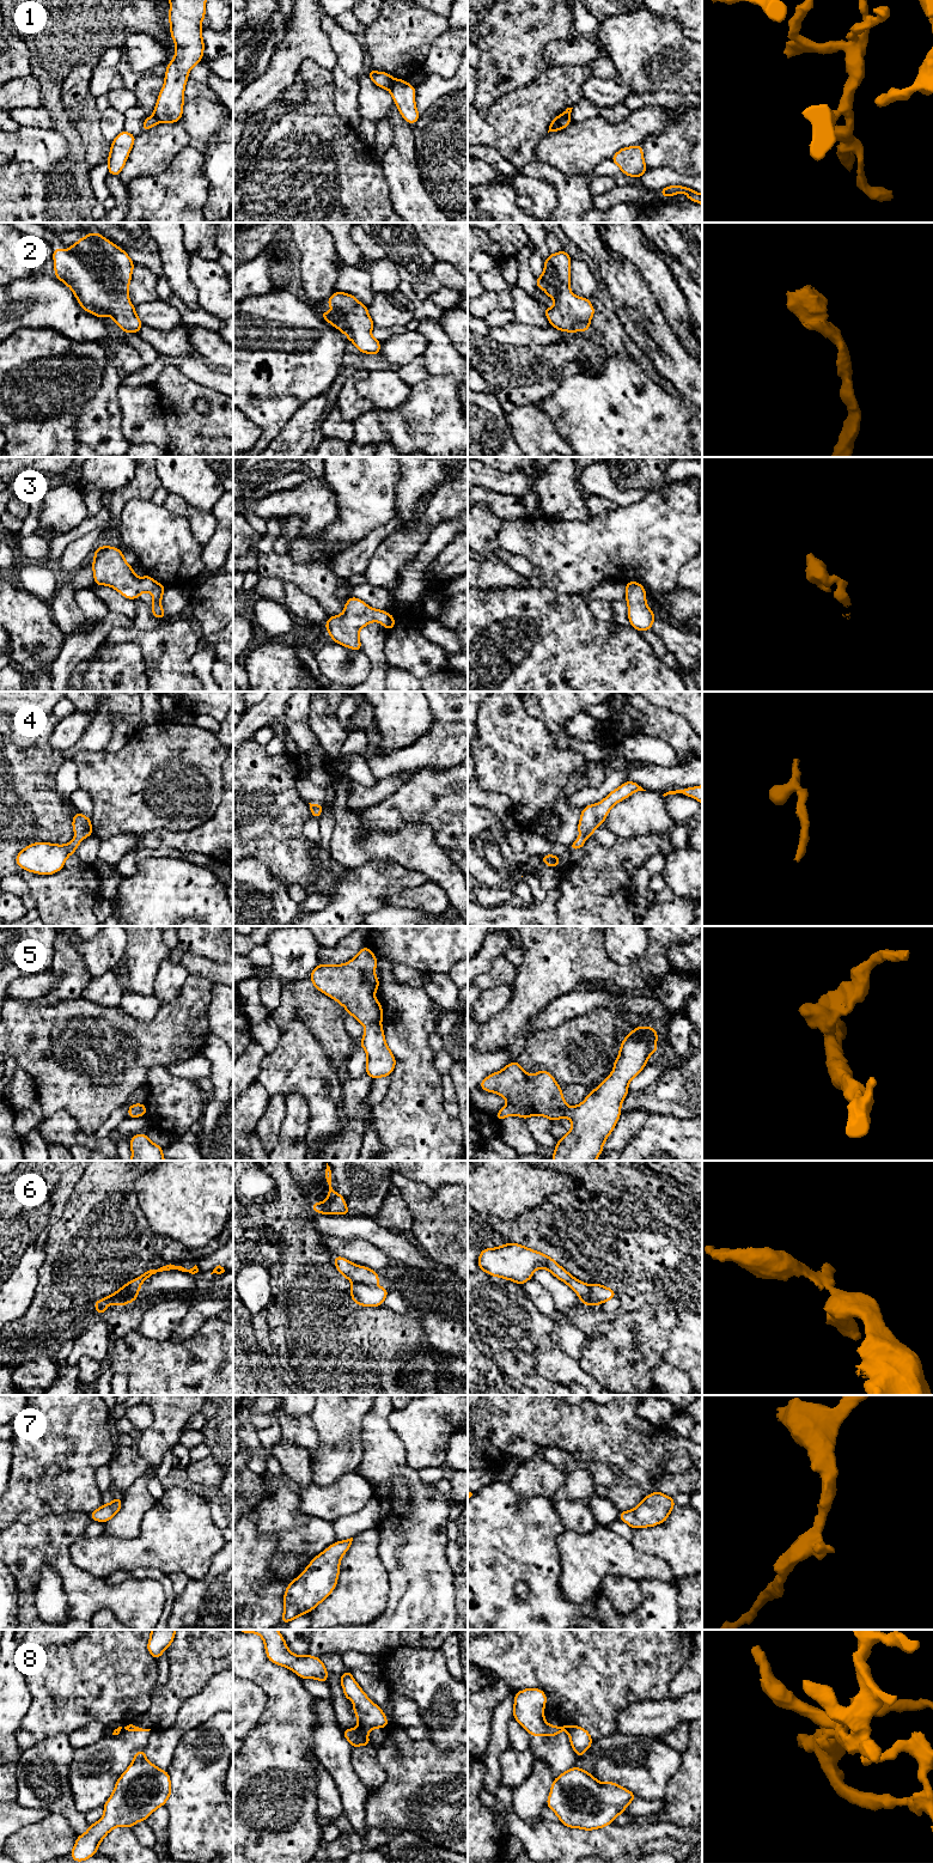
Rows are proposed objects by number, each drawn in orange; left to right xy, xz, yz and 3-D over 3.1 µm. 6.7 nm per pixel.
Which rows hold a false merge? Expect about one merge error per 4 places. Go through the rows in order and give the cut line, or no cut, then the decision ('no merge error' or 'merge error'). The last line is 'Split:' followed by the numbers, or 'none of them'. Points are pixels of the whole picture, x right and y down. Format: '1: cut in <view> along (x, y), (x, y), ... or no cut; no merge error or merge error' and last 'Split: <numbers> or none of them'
1: cut in xz along (395, 79), (388, 89); merge error
2: no cut; no merge error
3: no cut; no merge error
4: no cut; no merge error
5: no cut; no merge error
6: cut in xz along (372, 1283), (354, 1284); merge error
7: no cut; no merge error
8: cut in xz along (358, 1728), (366, 1733); merge error
Split: 1, 6, 8

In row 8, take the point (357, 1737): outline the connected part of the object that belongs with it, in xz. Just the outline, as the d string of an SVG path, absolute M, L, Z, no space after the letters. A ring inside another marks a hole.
M356 1728L346 1729L342 1733L343 1733L343 1736L347 1739L347 1741L354 1748L356 1748L358 1746L368 1746L368 1745L371 1745L367 1733L361 1731Z

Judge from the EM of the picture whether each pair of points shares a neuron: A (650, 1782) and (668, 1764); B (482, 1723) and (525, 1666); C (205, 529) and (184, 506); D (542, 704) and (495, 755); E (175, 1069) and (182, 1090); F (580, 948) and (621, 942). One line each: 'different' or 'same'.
A: same
B: different
C: same
D: different
E: different
F: different

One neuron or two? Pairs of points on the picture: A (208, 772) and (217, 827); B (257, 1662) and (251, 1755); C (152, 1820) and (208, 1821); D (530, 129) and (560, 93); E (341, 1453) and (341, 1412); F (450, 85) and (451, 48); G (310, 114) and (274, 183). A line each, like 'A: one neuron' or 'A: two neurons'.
A: two neurons
B: one neuron
C: two neurons
D: one neuron
E: one neuron
F: two neurons
G: one neuron

